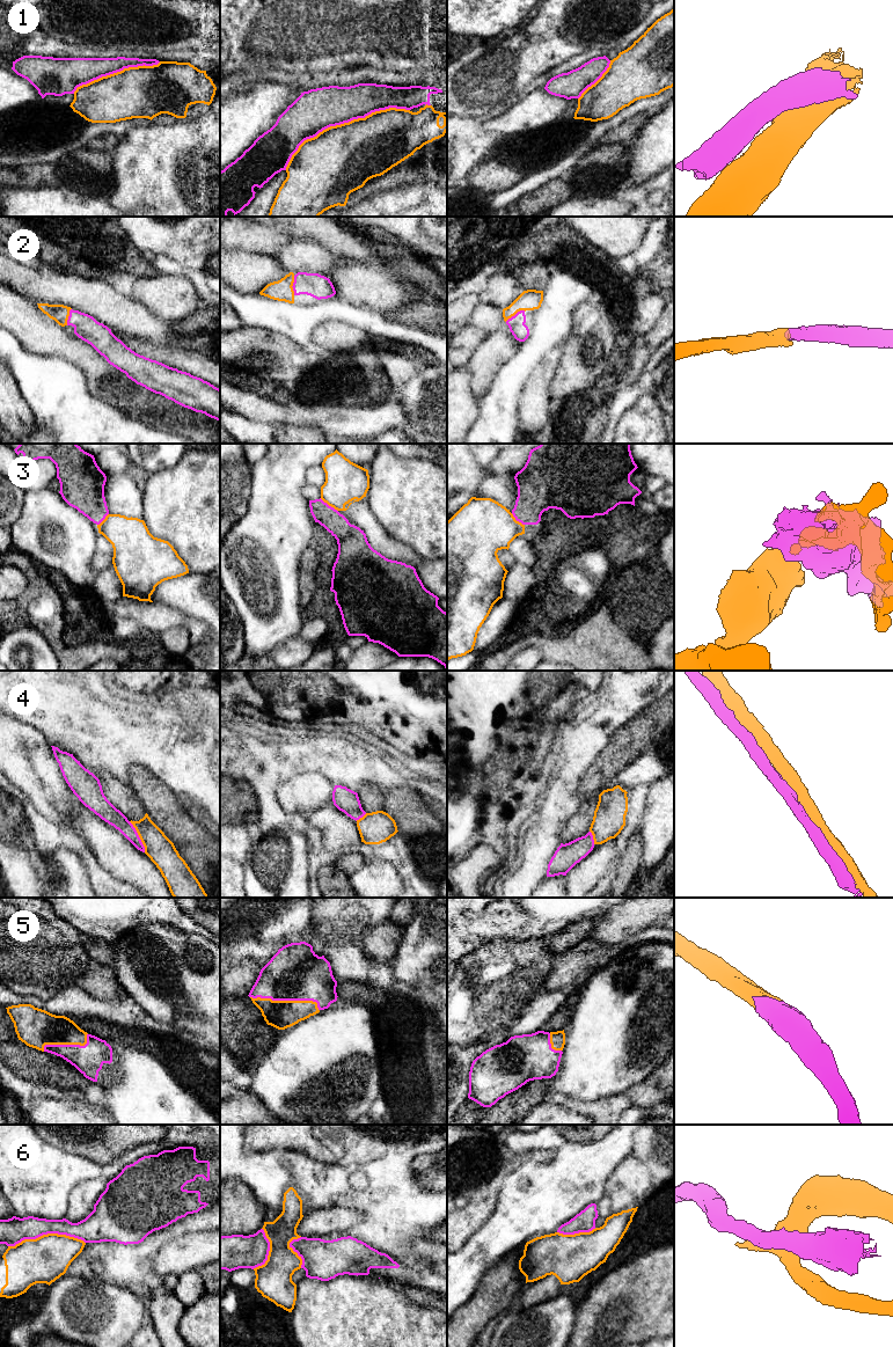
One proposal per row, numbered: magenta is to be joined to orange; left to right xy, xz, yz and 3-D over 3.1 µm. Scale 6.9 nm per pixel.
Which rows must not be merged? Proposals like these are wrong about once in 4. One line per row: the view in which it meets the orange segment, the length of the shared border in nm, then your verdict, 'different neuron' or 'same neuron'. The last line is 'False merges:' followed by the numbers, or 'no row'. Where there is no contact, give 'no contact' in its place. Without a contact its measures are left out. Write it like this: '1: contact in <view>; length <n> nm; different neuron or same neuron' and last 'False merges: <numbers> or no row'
1: contact in xz; length 950 nm; different neuron
2: contact in xz; length 140 nm; same neuron
3: contact in xz; length 160 nm; different neuron
4: contact in xy; length 240 nm; different neuron
5: contact in xz; length 480 nm; same neuron
6: contact in xy; length 550 nm; different neuron
False merges: 1, 3, 4, 6

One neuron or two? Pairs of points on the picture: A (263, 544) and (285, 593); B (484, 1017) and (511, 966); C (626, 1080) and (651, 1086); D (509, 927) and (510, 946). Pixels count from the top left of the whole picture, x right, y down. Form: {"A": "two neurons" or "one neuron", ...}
{"A": "one neuron", "B": "one neuron", "C": "two neurons", "D": "two neurons"}

